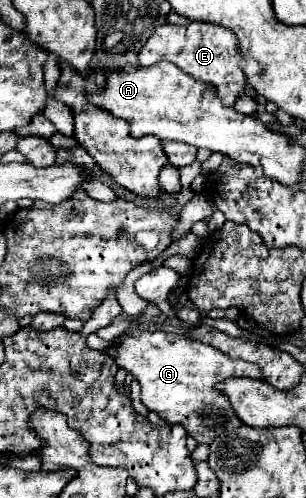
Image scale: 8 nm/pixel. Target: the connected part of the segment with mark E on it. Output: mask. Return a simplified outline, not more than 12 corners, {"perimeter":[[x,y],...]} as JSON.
{"perimeter":[[164,24],[140,66],[172,62],[214,86],[224,106],[244,94],[236,36],[218,24]]}

